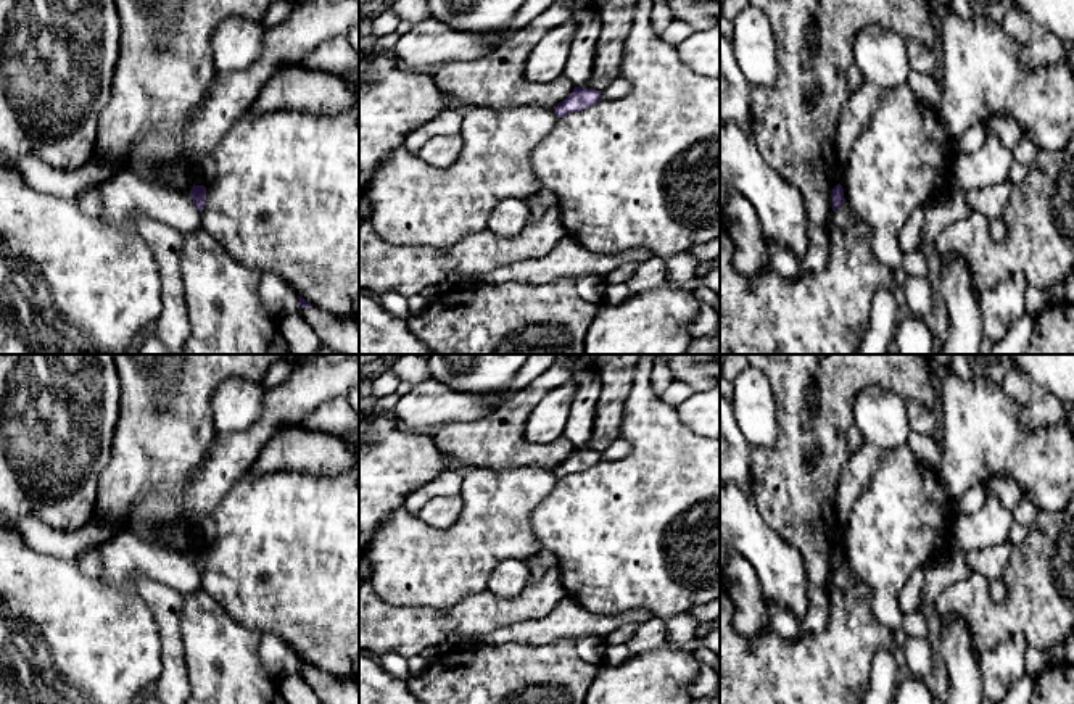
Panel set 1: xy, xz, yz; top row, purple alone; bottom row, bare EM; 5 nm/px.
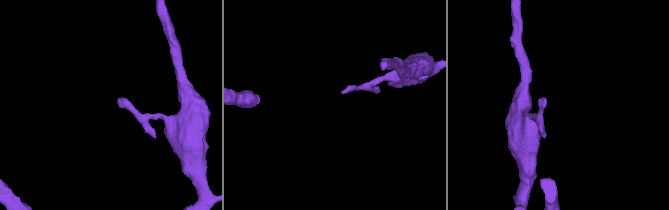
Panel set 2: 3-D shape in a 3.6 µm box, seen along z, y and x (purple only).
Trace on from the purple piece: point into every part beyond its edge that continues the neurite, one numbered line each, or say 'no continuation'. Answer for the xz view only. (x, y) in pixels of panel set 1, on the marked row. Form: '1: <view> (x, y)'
no continuation

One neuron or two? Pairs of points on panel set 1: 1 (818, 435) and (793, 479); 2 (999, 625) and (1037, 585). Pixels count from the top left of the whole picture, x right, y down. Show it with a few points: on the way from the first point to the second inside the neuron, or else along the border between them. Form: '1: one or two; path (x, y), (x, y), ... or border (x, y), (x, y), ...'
1: one; path (810, 447), (801, 456), (801, 467)
2: one; path (1008, 616), (1029, 595)

